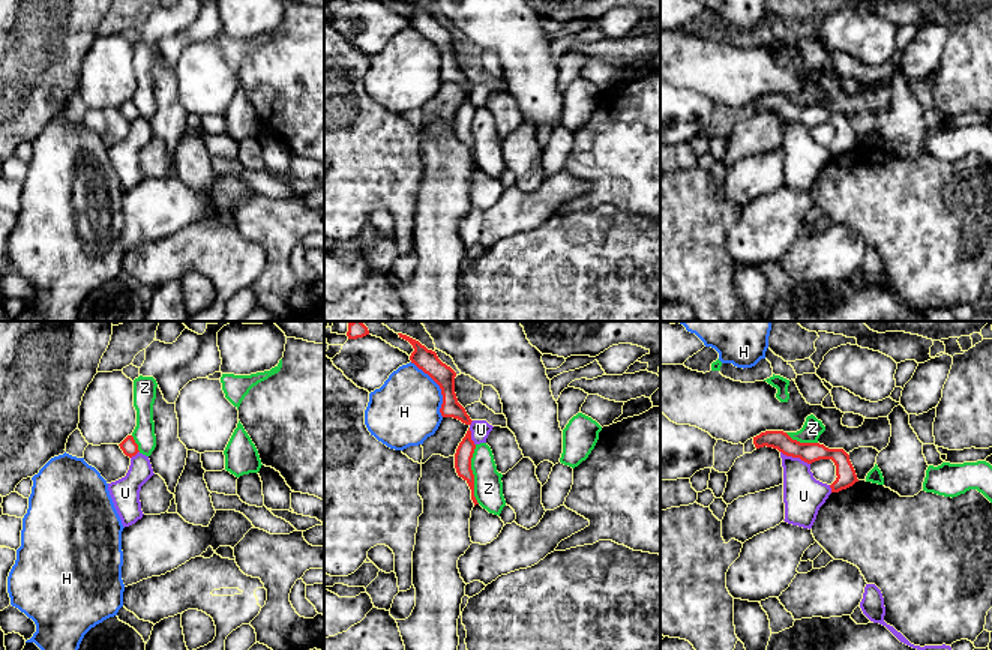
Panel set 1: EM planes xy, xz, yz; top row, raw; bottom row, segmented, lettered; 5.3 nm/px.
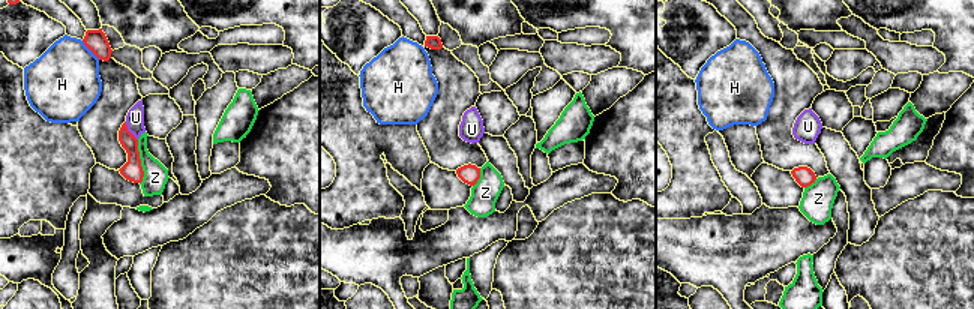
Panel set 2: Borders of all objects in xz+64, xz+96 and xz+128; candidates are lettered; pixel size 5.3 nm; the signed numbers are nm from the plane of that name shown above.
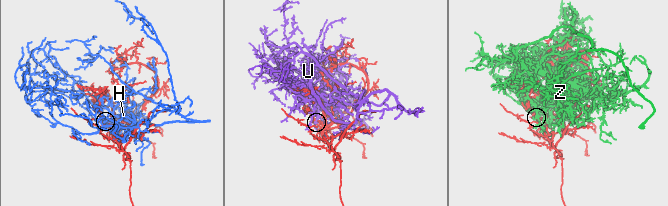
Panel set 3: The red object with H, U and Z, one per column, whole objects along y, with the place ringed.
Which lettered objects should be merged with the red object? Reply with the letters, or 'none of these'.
none of these

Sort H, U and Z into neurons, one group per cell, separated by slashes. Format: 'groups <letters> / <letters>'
groups H / U / Z

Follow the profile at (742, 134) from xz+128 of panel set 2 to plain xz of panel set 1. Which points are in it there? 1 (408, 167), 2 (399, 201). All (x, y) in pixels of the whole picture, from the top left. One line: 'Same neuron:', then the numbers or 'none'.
Same neuron: 1, 2

